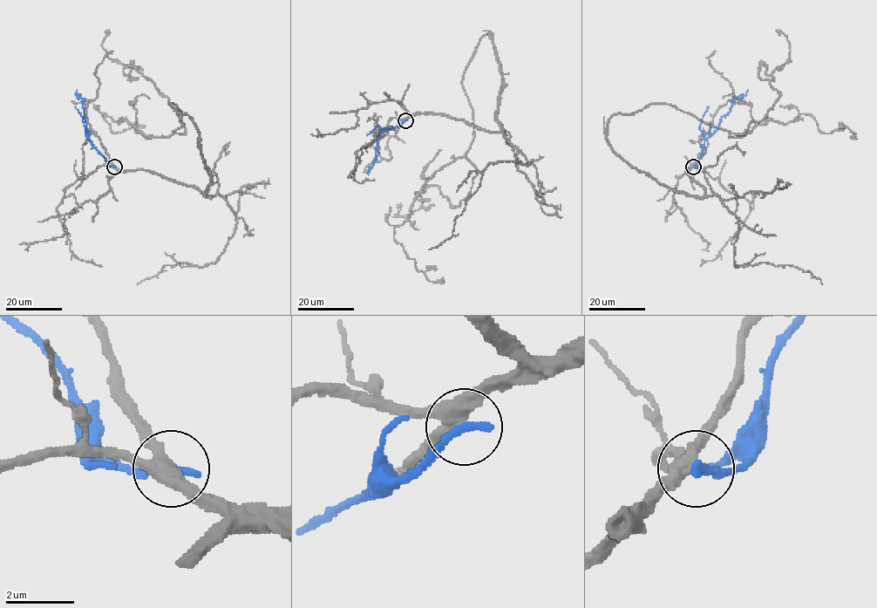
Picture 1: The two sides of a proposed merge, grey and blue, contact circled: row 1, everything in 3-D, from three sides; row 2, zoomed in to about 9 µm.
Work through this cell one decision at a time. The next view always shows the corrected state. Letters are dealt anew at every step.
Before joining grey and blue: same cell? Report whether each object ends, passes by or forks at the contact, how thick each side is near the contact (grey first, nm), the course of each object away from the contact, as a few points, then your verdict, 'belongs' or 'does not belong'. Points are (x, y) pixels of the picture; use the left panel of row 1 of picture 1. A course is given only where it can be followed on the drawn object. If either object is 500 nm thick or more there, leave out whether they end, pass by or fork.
grey forks; blue ends; calibres 380 and 320 nm; course grey (114, 167), (209, 196), (195, 123), (171, 103), (173, 132), (185, 127), (169, 99), (108, 58), (105, 31); course blue (114, 167), (108, 164), (87, 137), (83, 103), (77, 94), (77, 90); does not belong

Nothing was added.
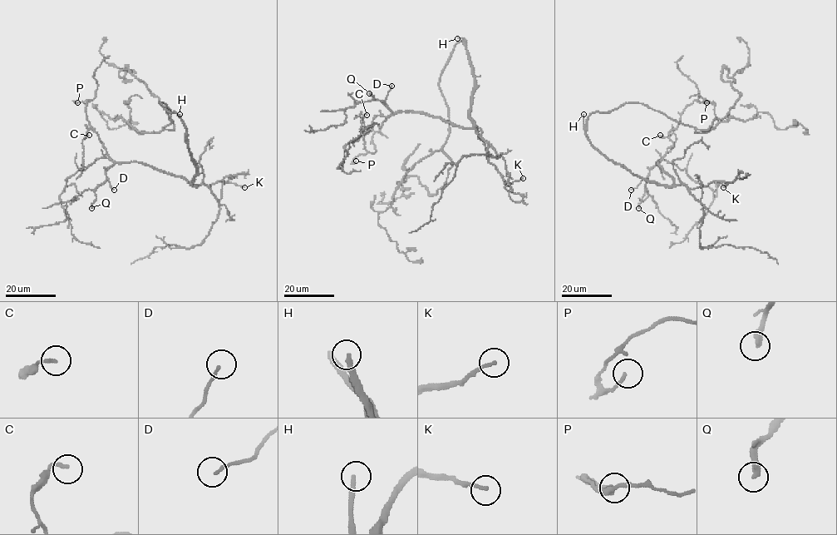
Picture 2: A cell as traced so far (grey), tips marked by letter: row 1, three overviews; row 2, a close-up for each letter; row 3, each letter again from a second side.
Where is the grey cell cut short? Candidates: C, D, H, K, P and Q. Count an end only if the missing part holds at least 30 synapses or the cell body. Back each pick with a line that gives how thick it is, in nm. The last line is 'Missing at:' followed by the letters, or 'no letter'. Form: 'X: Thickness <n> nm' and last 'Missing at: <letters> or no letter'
H: Thickness 200 nm
Missing at: H

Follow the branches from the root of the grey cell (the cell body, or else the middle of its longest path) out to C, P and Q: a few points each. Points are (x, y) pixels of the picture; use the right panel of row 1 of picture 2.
C: (593, 146), (632, 174), (672, 185), (673, 180), (657, 162), (672, 145), (669, 132), (675, 129), (660, 135)
P: (593, 146), (632, 174), (672, 185), (673, 180), (657, 162), (672, 145), (669, 132), (687, 105), (706, 102)
Q: (593, 146), (632, 174), (660, 185), (672, 185), (673, 180), (657, 162), (649, 170), (638, 208)

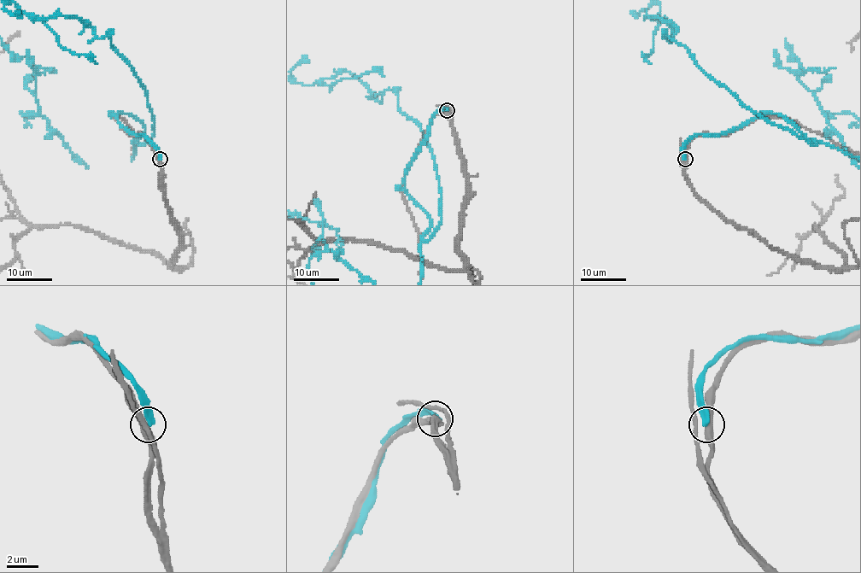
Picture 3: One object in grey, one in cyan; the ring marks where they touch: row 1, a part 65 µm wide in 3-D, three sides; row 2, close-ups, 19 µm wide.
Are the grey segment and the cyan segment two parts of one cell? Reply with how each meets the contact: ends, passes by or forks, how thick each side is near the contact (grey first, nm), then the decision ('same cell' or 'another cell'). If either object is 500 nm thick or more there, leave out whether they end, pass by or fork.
grey passes by; cyan ends; calibres 420 and 340 nm; another cell

